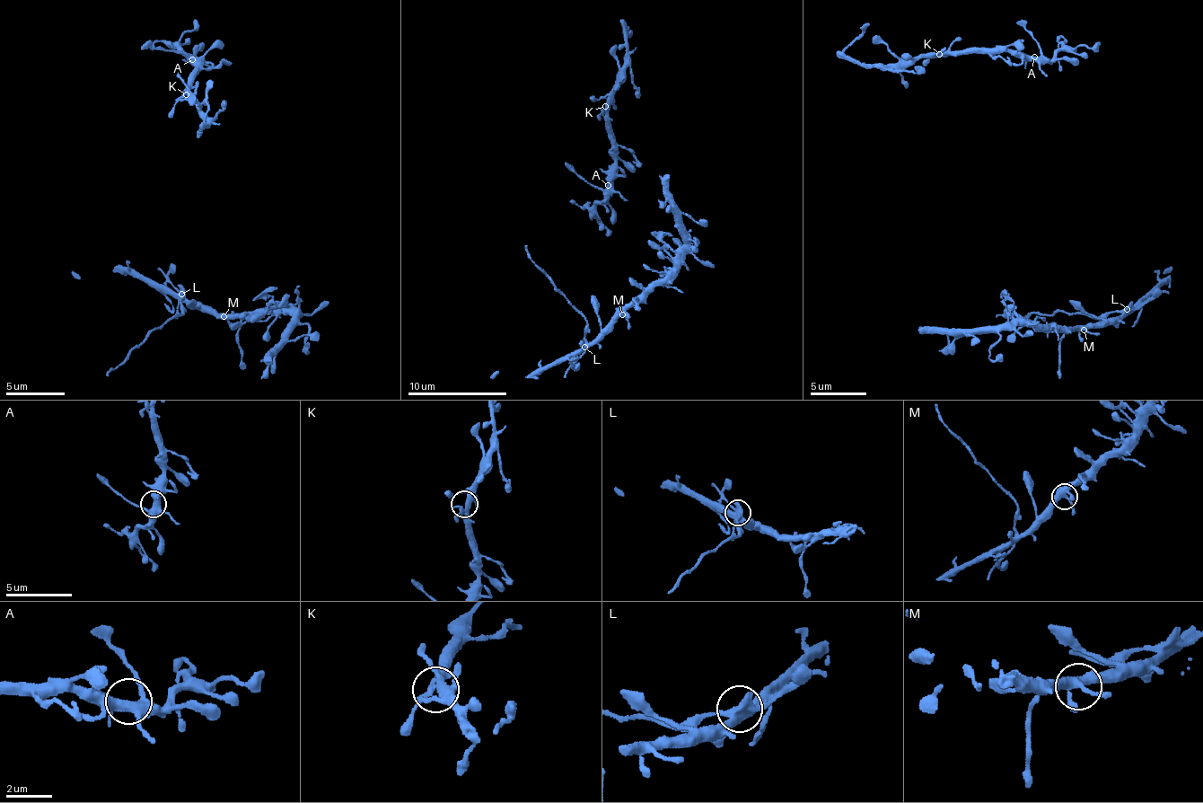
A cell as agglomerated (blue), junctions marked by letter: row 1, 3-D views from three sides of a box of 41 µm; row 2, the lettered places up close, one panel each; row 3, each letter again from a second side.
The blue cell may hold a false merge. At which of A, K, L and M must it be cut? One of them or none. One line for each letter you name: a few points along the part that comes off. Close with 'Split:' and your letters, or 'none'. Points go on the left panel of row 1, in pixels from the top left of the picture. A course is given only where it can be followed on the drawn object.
Split: none

